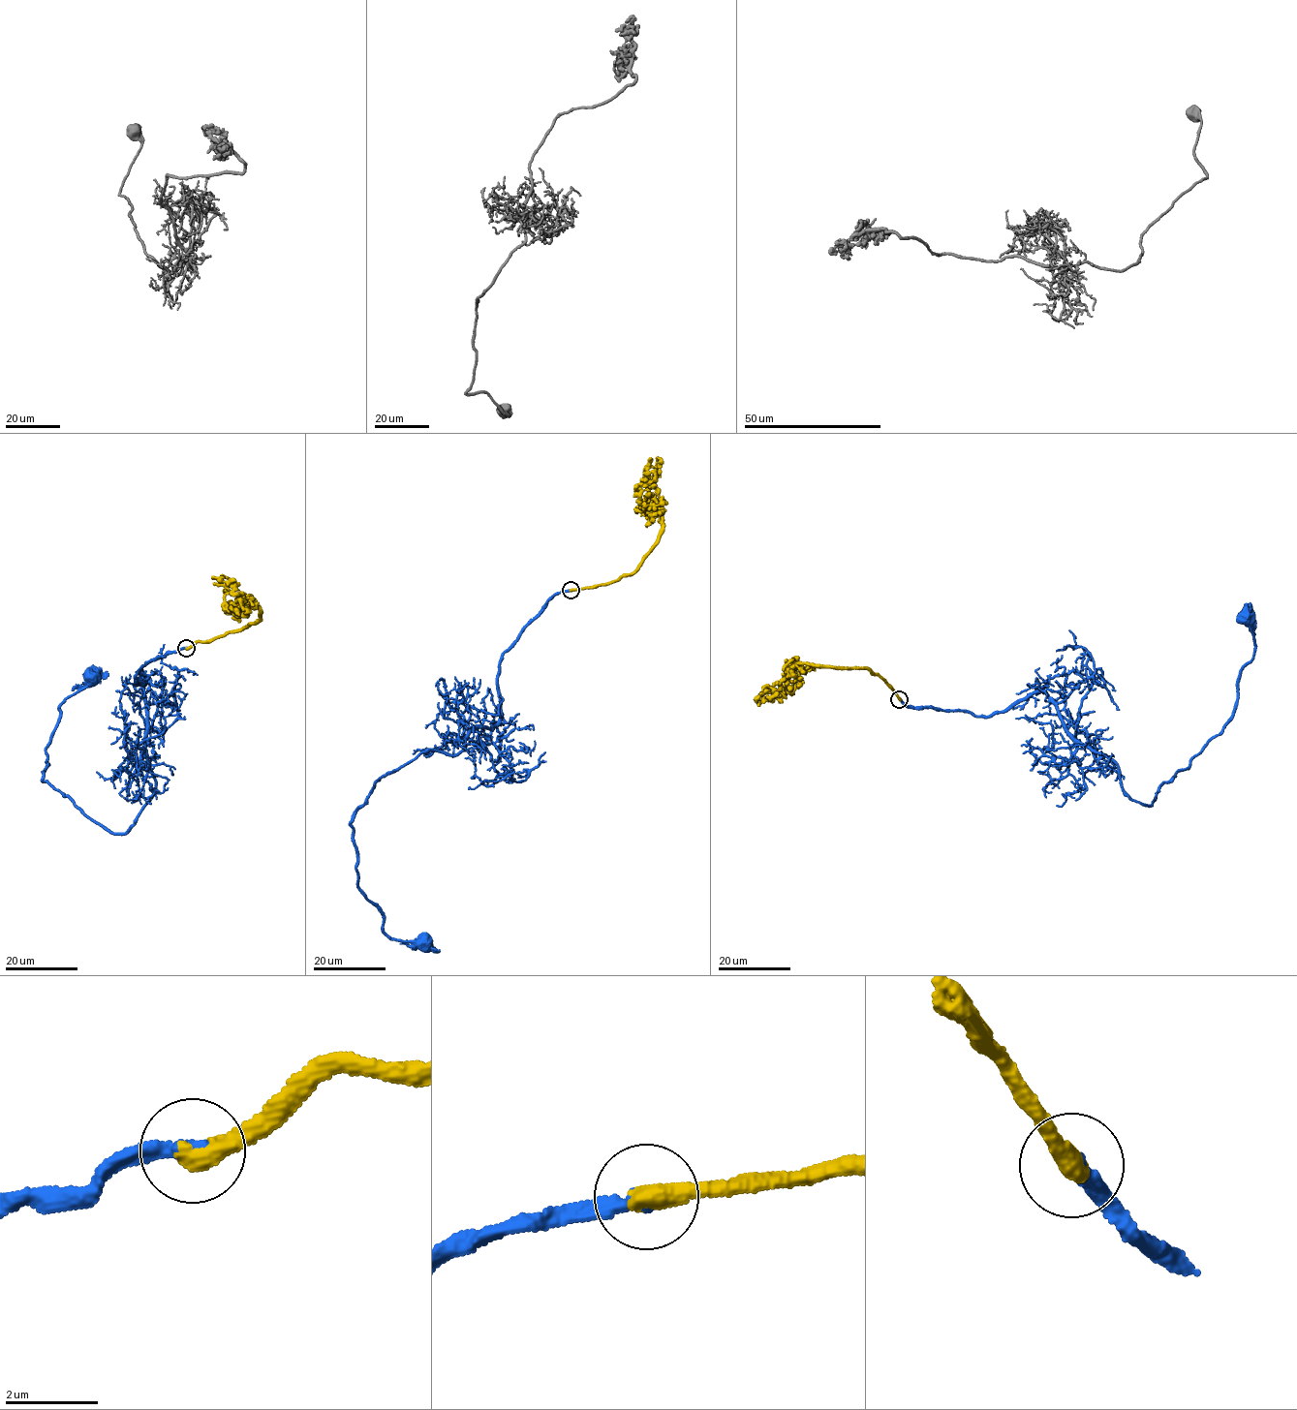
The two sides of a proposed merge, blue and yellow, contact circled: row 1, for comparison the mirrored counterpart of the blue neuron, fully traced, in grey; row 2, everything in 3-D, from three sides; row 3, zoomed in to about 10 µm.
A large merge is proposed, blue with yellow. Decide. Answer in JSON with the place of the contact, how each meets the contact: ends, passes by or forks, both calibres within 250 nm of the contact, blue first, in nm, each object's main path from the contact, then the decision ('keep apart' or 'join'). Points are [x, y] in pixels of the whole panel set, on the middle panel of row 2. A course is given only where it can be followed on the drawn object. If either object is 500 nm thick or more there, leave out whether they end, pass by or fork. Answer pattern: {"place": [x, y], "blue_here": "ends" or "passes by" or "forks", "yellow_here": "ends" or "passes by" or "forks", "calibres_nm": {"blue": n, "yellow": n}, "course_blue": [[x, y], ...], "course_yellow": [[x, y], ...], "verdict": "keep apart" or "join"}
{"place": [571, 590], "calibres_nm": {"blue": 280, "yellow": 550}, "course_blue": [[571, 590], [503, 654], [498, 723], [382, 777], [351, 823], [384, 931], [424, 941]], "course_yellow": [[571, 590], [632, 575], [661, 530], [657, 502], [648, 498], [655, 507], [641, 509], [657, 504]], "verdict": "join"}

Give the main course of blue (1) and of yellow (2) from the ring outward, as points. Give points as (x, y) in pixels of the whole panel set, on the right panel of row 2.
1: (899, 699), (991, 715), (1042, 691), (1065, 730), (1149, 807), (1230, 718), (1255, 646), (1245, 617)
2: (899, 699), (870, 669), (802, 664), (787, 668), (787, 675), (788, 663), (795, 664), (790, 666), (786, 660)

